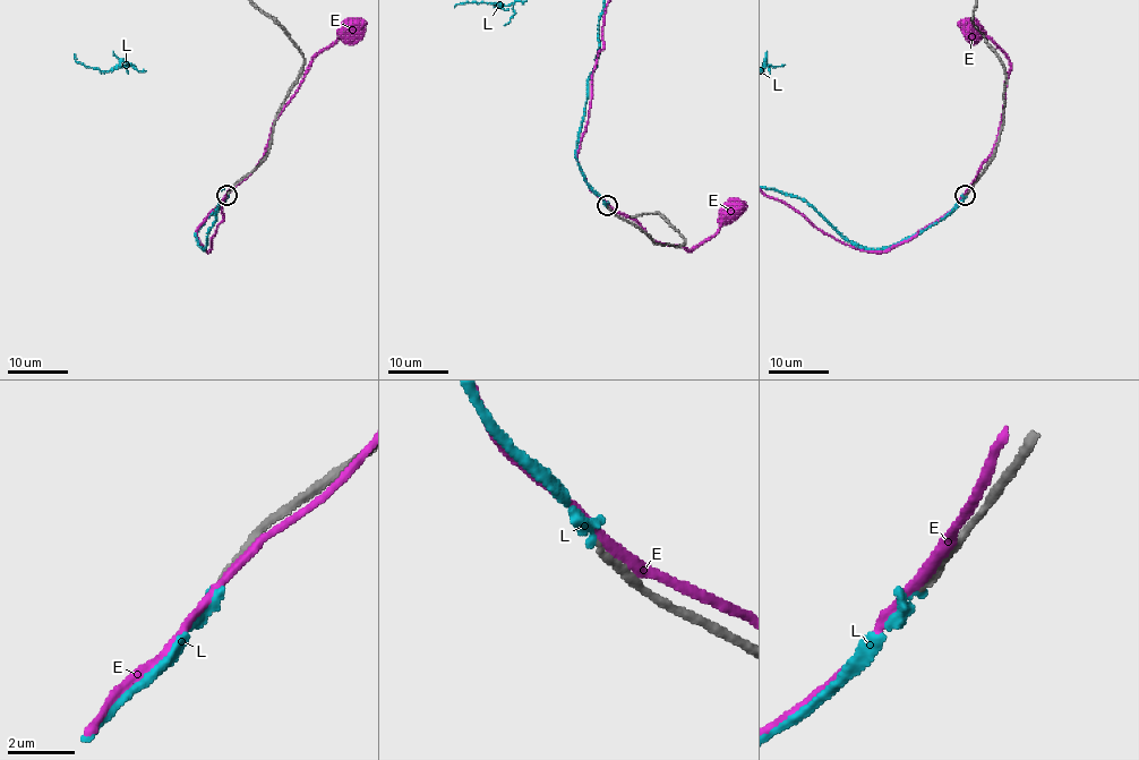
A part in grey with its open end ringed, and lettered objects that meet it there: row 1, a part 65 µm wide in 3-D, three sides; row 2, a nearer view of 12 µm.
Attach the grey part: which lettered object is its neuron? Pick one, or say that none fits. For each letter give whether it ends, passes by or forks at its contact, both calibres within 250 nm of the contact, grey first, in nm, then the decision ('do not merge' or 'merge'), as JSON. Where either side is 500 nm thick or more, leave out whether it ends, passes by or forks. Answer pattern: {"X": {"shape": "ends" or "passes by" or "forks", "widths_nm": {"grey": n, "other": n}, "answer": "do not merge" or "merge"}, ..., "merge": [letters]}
{"E": {"shape": "passes by", "widths_nm": {"grey": 280, "other": 300}, "answer": "do not merge"}, "L": {"shape": "ends", "widths_nm": {"grey": 180, "other": 260}, "answer": "merge"}, "merge": ["L"]}

